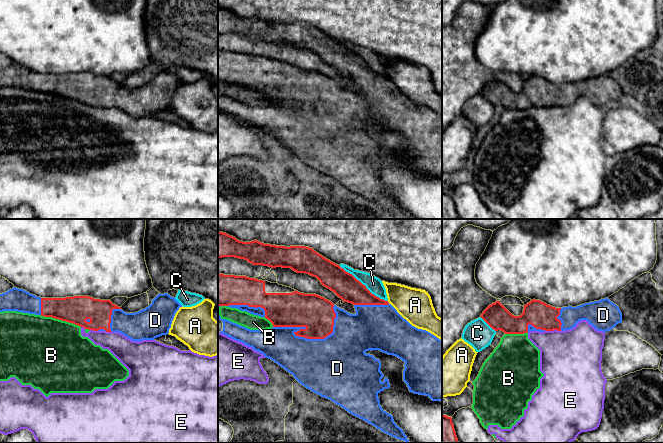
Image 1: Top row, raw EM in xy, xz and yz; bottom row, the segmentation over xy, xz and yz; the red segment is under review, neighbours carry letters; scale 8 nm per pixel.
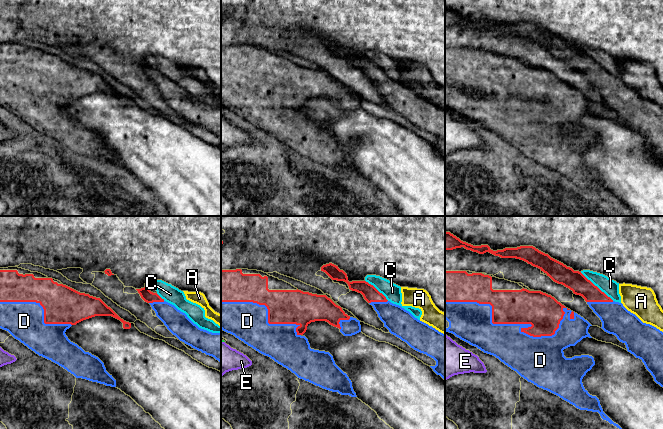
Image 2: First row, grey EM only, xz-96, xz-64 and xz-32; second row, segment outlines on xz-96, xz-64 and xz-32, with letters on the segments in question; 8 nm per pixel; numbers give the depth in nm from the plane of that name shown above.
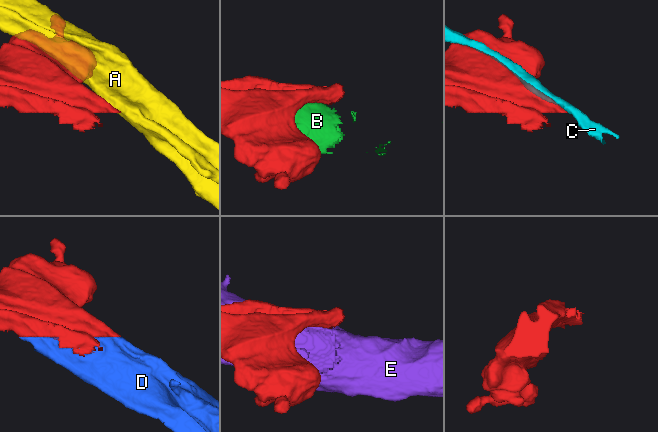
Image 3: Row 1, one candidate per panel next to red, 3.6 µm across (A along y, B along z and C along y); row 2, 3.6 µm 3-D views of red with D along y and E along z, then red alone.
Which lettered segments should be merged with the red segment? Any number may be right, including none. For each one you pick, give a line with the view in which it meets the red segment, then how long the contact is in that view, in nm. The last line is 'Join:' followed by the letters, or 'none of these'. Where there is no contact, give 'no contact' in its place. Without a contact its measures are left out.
D: contact in xz; length 550 nm
Join: D

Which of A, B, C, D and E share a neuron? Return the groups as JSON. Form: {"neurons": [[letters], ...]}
{"neurons": [["A"], ["B", "E"], ["C"], ["D"]]}

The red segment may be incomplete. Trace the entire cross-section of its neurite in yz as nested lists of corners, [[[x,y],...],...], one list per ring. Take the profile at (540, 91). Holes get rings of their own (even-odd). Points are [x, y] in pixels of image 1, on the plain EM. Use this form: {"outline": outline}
{"outline": [[[608,74],[599,77],[585,79],[576,83],[568,82],[555,84],[540,76],[531,76],[524,81],[520,92],[512,91],[501,79],[496,77],[489,81],[480,92],[493,106],[501,106],[505,110],[524,110],[530,107],[565,107],[576,102],[581,96],[586,96],[596,106],[607,108],[622,98],[622,89],[619,83]]]}

